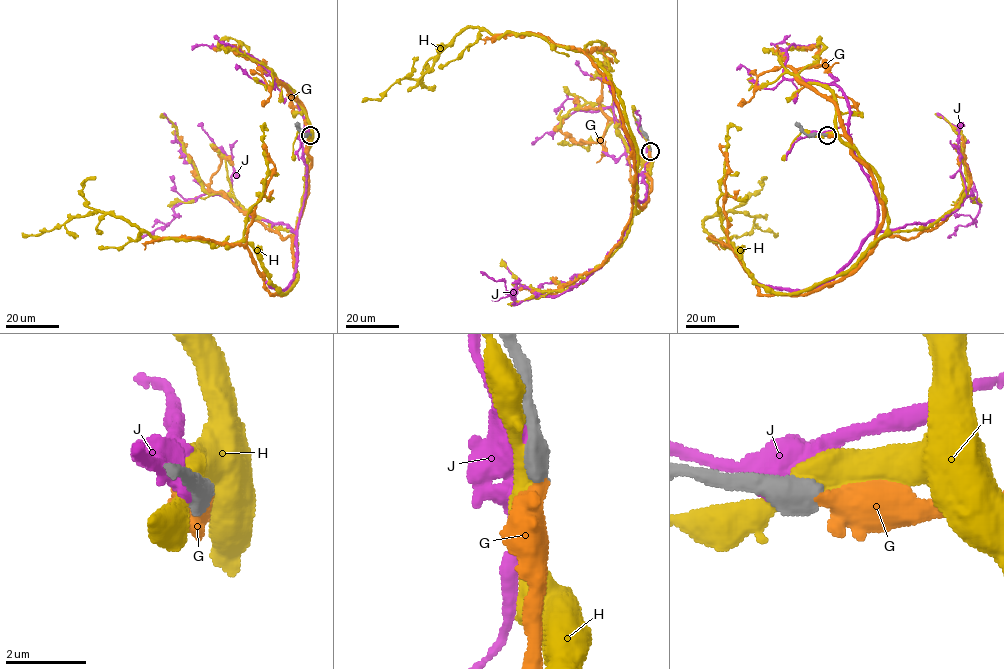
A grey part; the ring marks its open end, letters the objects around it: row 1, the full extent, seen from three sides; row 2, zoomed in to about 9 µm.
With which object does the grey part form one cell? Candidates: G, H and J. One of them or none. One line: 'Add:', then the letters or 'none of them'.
Add: G

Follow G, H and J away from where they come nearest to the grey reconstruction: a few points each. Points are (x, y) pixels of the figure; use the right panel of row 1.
G: (827, 135), (844, 136), (870, 173), (882, 222), (854, 269), (805, 293), (761, 294), (729, 243), (719, 143)
H: (825, 134), (872, 168), (886, 231), (848, 269), (776, 293), (703, 222), (743, 212), (777, 232)
J: (824, 134), (847, 126), (876, 202), (875, 231), (895, 230), (937, 221), (972, 193), (957, 128), (937, 113)

